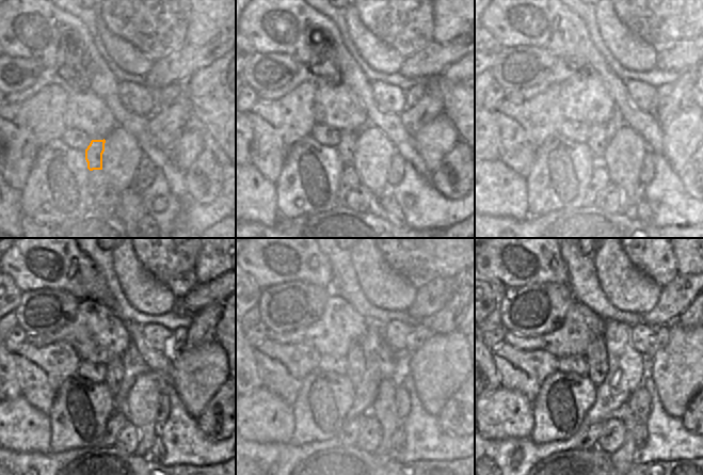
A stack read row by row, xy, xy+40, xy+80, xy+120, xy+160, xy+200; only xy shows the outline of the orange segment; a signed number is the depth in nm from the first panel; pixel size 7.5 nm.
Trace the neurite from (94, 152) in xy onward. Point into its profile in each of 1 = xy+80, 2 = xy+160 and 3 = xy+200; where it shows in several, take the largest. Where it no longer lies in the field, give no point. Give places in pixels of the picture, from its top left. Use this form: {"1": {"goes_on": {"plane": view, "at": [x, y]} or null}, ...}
{"1": {"goes_on": {"plane": "xy+80", "at": [596, 141]}}, "2": {"goes_on": {"plane": "xy+160", "at": [355, 357]}}, "3": {"goes_on": {"plane": "xy+200", "at": [596, 358]}}}

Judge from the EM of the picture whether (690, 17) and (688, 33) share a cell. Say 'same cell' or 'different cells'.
same cell

